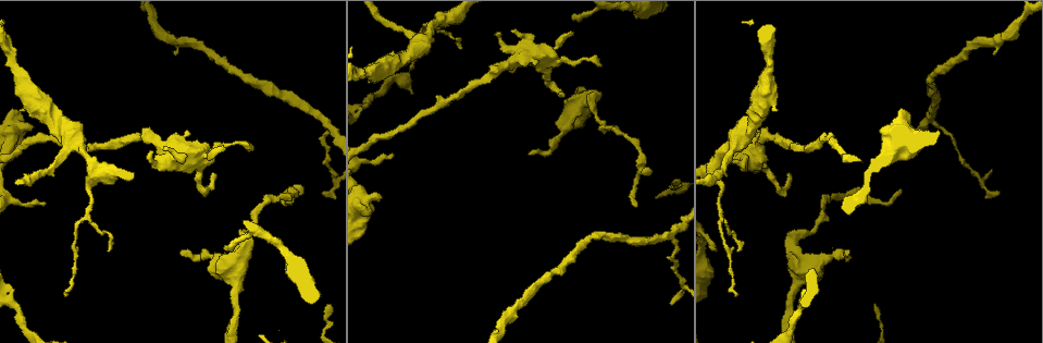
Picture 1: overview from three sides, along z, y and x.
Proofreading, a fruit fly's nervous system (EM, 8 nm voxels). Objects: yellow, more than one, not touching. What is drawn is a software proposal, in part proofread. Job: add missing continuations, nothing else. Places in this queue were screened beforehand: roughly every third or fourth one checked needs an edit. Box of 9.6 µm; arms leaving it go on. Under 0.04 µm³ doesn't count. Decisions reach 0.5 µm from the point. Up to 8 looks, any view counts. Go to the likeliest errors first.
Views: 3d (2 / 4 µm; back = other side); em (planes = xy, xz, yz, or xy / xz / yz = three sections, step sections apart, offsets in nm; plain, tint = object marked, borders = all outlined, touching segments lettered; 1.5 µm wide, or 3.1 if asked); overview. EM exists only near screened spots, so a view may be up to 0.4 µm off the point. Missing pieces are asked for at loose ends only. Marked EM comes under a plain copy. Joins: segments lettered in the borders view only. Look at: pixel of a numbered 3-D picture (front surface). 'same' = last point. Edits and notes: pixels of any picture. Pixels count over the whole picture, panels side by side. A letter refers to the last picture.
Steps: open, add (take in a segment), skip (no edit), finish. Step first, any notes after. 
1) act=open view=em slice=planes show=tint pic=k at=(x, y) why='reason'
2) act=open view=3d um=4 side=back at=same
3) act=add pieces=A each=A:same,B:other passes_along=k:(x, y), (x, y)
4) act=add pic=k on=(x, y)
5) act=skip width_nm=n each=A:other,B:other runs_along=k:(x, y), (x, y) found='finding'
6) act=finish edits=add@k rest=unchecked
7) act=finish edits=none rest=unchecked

act=open view=3d um=2 pic=1 at=(186, 130) why='branch stops here'

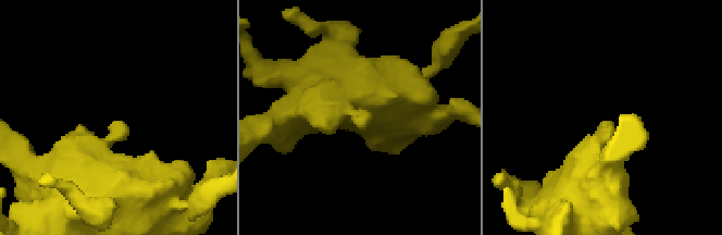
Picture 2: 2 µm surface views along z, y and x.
act=open view=em slice=planes show=borders pic=2 at=(605, 123)

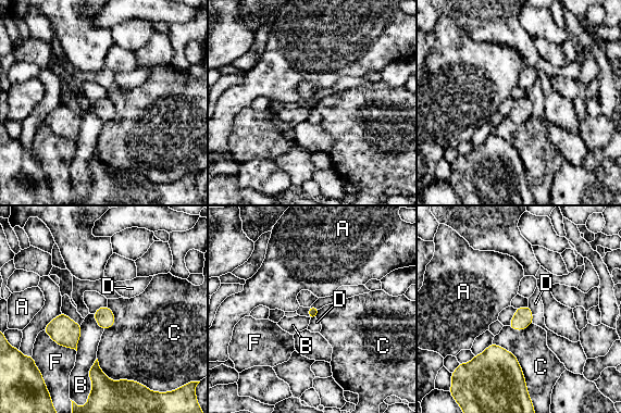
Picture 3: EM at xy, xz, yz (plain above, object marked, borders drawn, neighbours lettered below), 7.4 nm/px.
act=skip each=A:other,B:other,C:other,D:other,F:other found='no lettered segment goes on from it'

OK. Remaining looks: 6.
act=open view=3d um=4 pic=1 at=(183, 251)

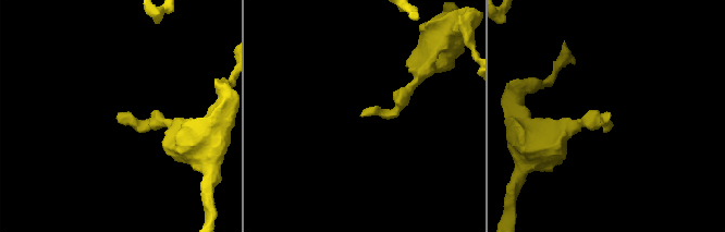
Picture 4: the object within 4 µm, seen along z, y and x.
act=open view=em slice=xz step=4 show=borders pic=4 at=(116, 115) why='now the EM'

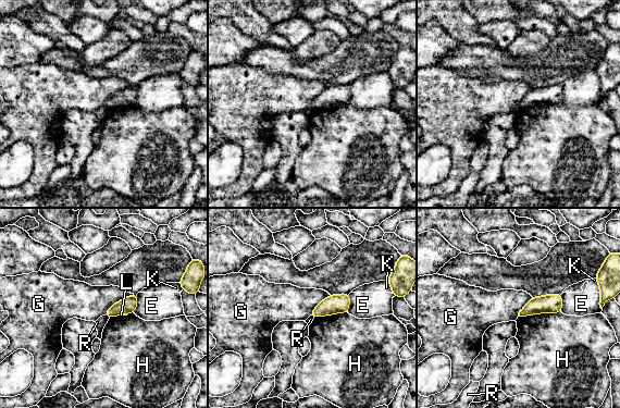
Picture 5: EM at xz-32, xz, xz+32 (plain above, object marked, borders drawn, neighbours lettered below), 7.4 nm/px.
act=open view=em slice=planes show=borders at=same

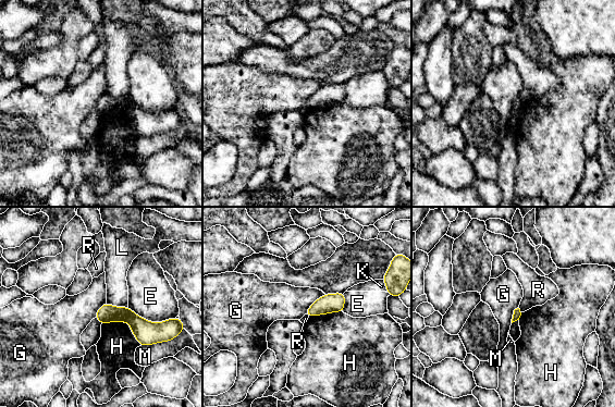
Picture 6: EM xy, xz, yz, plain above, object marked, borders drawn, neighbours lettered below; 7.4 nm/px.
act=skip each=E:other,G:other,H:other,K:other,L:other,M:other,R:other runs_along=6:(99, 312), (161, 328) found='no lettered segment goes on from it'

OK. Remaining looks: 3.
act=open view=em slice=planes show=borders pic=1 at=(66, 296)

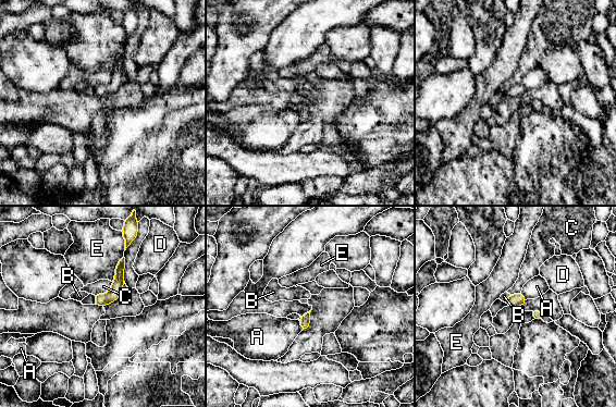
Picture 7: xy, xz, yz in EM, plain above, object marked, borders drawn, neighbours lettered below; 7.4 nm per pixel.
act=skip each=A:other,B:other,C:other,D:other,E:other runs_along=7:(122, 262), (116, 288), (98, 303) found='no lettered segment goes on from it'

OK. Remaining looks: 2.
act=finish edits=none rest=unchecked

